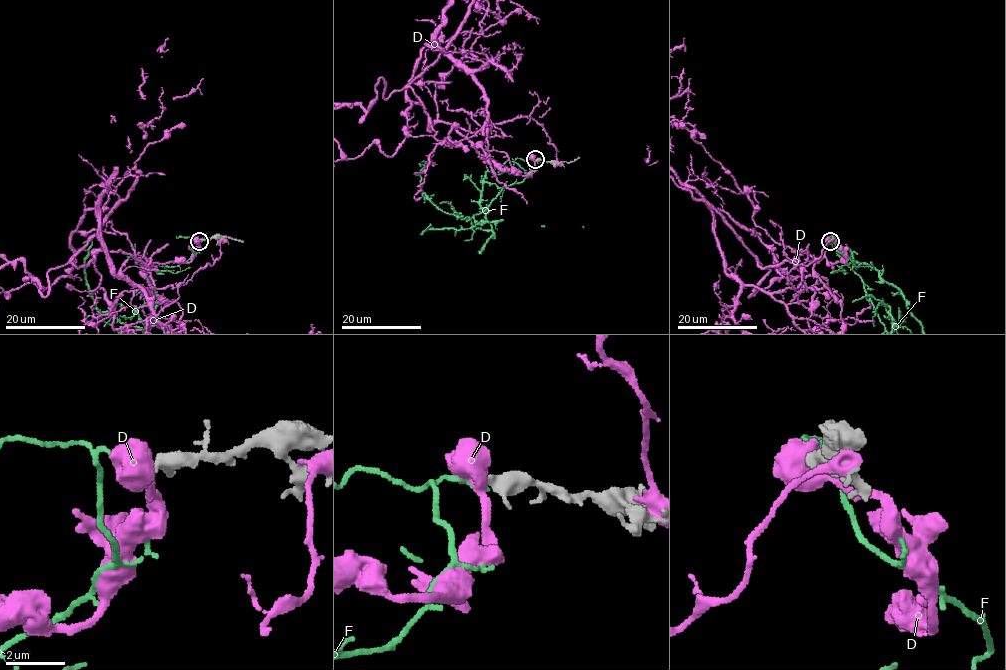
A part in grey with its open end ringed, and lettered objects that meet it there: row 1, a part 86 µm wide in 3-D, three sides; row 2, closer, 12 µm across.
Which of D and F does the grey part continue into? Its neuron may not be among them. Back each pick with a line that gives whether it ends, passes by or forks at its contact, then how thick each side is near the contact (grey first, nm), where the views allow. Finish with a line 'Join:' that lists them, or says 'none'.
Join: none

